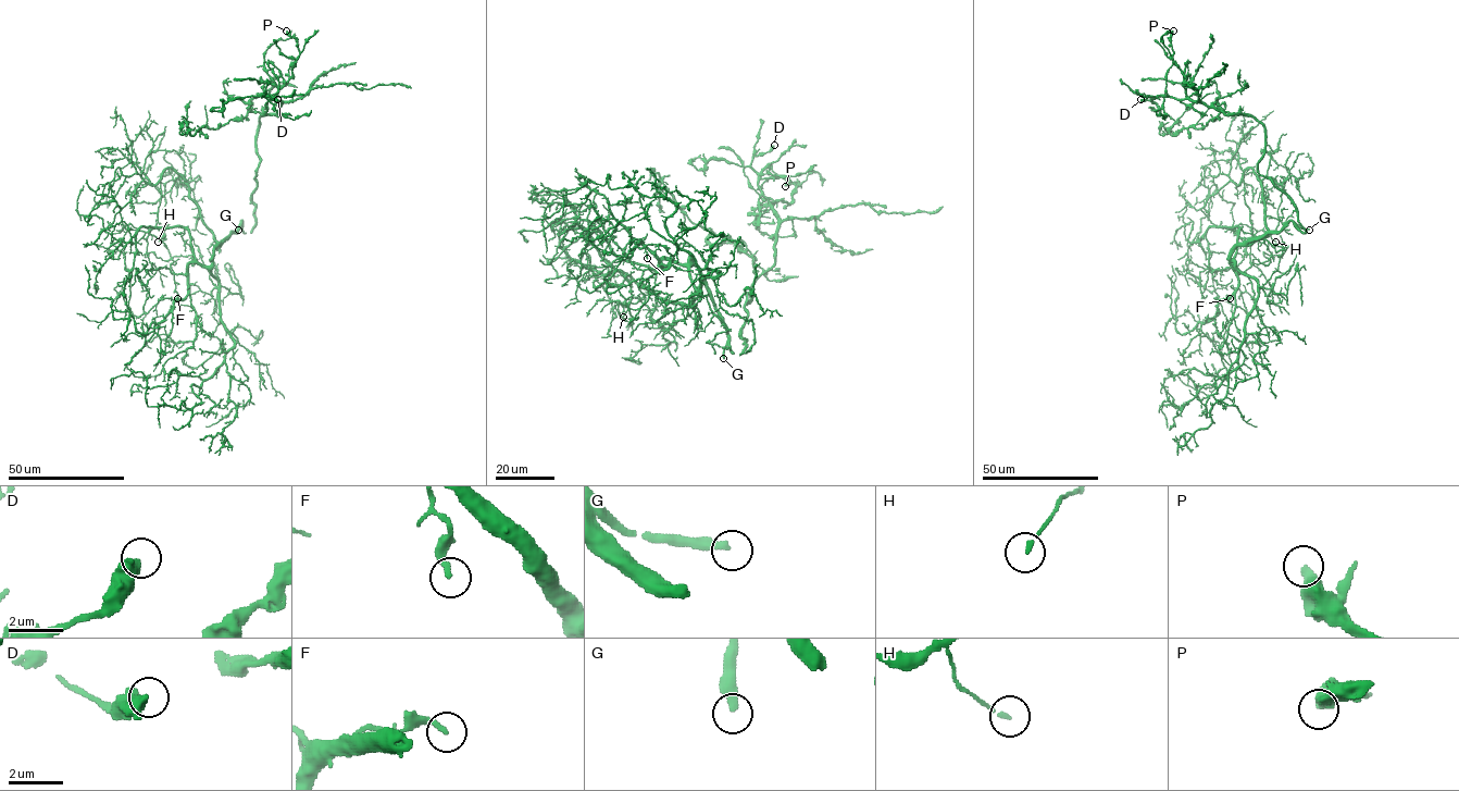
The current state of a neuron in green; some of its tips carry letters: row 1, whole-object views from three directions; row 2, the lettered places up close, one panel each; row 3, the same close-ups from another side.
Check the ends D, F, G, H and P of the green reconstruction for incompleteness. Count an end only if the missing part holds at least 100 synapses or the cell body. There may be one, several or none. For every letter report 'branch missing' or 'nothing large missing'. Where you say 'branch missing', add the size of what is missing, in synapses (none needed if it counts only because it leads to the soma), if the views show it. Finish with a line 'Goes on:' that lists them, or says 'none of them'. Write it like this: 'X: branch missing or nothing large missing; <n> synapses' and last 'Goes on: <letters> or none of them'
D: nothing large missing
F: nothing large missing
G: branch missing
H: nothing large missing
P: nothing large missing
Goes on: G

